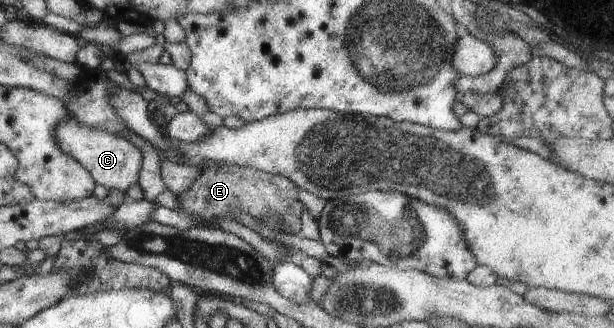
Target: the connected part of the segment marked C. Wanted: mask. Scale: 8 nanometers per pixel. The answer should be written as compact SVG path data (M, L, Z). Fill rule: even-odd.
M70 114L70 119L64 119L56 125L54 141L62 153L76 158L76 161L88 171L95 184L100 184L107 190L116 189L120 193L125 193L138 179L142 163L141 151L114 133L82 125Z

